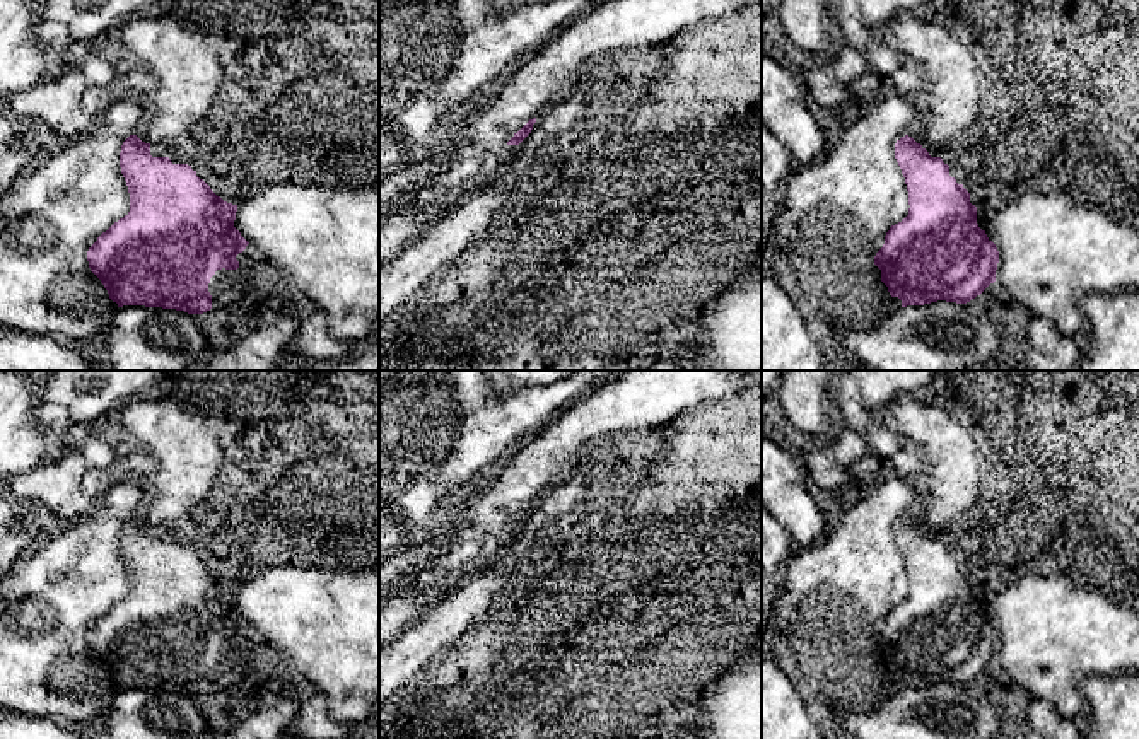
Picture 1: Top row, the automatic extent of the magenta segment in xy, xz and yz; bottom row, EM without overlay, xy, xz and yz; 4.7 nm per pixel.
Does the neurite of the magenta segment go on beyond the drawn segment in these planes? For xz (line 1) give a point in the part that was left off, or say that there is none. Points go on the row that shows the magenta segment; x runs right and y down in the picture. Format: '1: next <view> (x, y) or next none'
1: next none

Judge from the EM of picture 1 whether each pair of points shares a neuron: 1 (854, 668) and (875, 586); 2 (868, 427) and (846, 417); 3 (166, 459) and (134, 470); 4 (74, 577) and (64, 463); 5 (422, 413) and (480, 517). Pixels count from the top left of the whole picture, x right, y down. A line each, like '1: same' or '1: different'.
1: same
2: same
3: different
4: different
5: different

